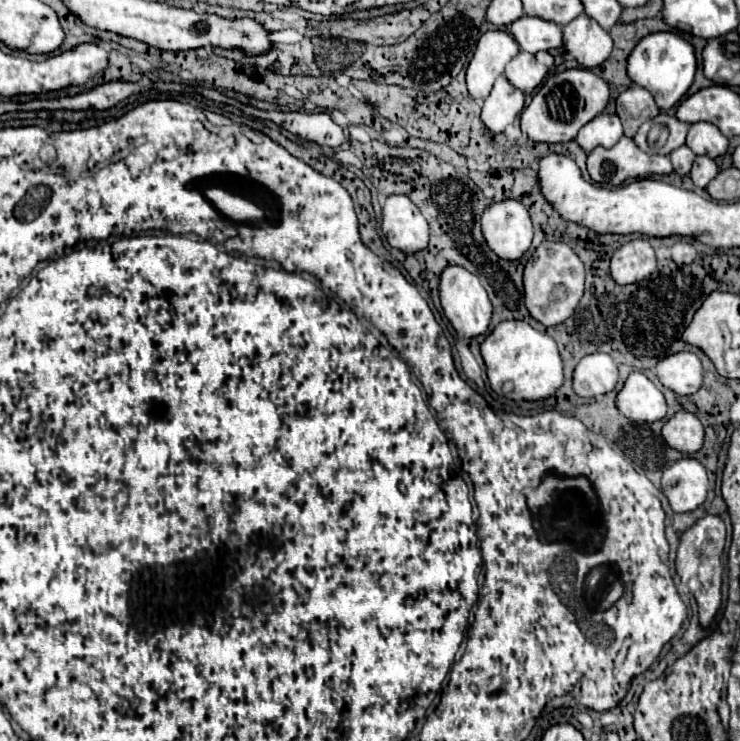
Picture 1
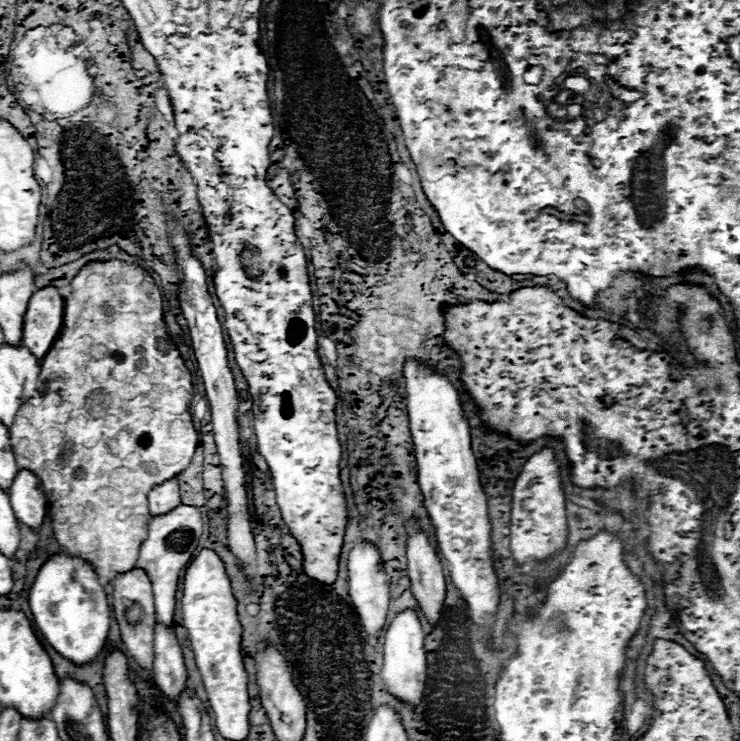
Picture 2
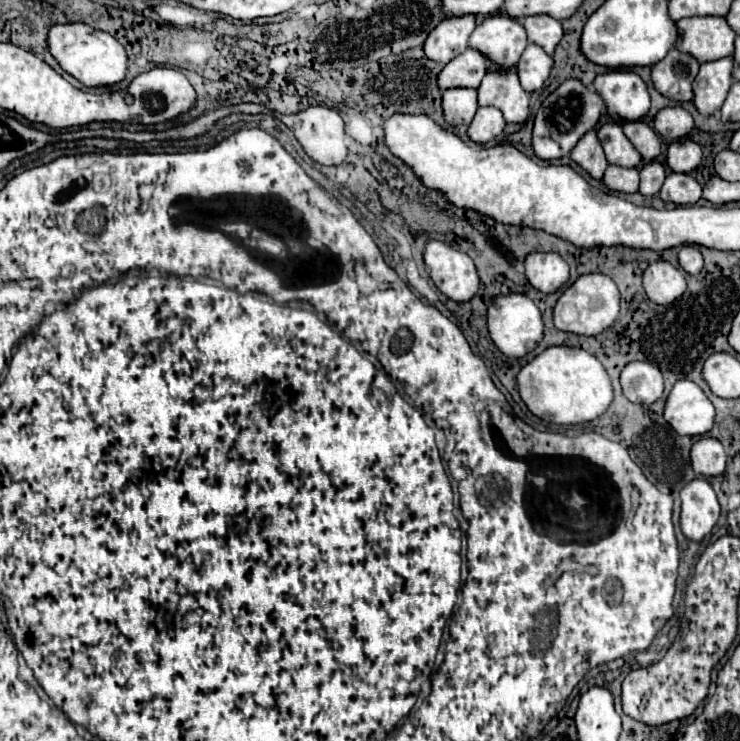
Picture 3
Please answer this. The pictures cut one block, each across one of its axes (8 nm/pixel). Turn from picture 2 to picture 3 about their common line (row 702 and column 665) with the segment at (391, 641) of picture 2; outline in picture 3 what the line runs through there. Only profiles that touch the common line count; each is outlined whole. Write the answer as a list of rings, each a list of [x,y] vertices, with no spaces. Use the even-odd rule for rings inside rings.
[[[680,380],[674,384],[666,400],[664,418],[678,434],[706,434],[714,426],[714,416],[714,404],[708,400],[708,396],[698,384],[690,380]]]

